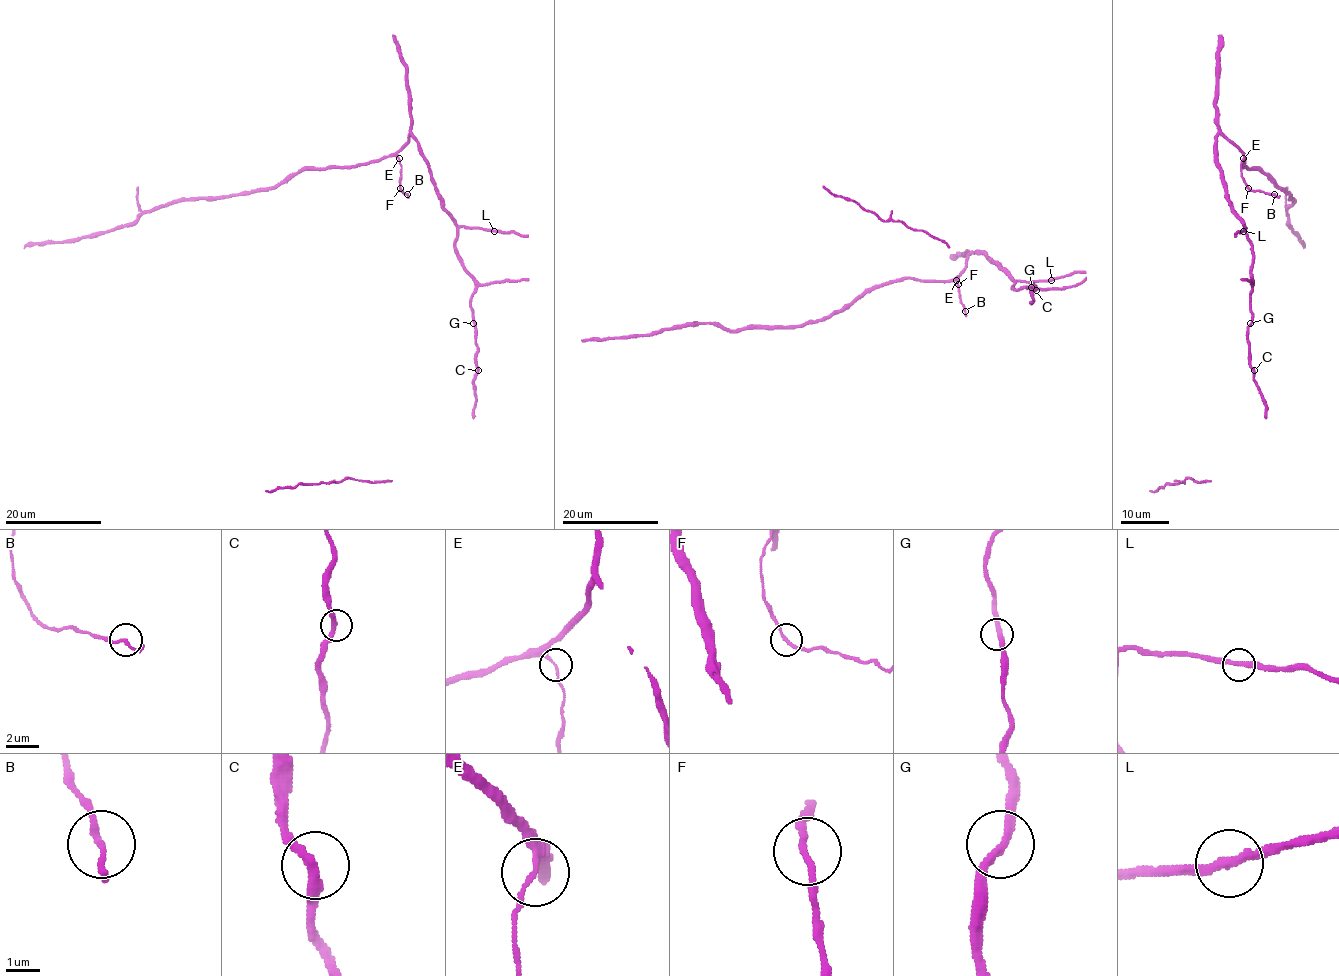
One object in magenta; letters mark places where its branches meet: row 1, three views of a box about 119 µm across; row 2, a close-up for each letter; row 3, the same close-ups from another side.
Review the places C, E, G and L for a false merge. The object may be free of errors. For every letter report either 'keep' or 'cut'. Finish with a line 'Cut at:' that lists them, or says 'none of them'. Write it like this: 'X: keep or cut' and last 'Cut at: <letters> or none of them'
C: keep
E: keep
G: keep
L: keep
Cut at: none of them

